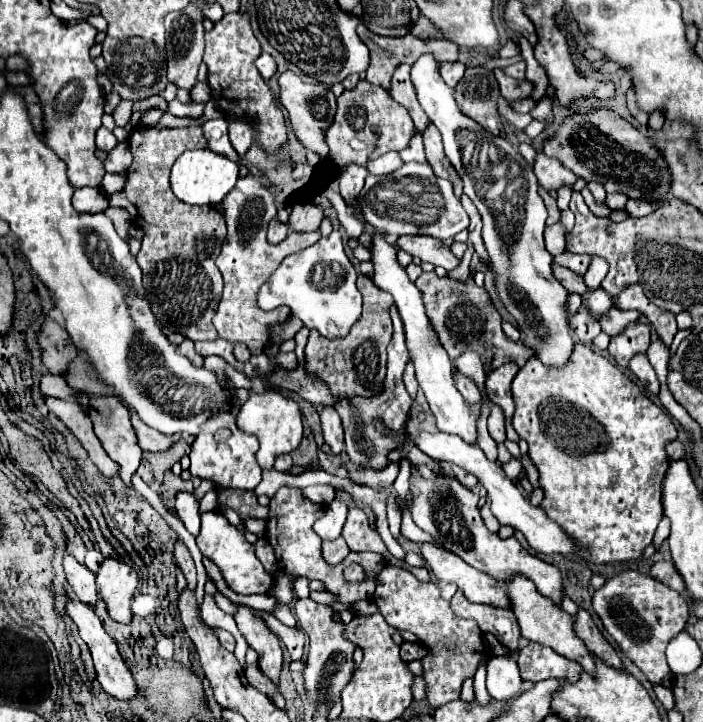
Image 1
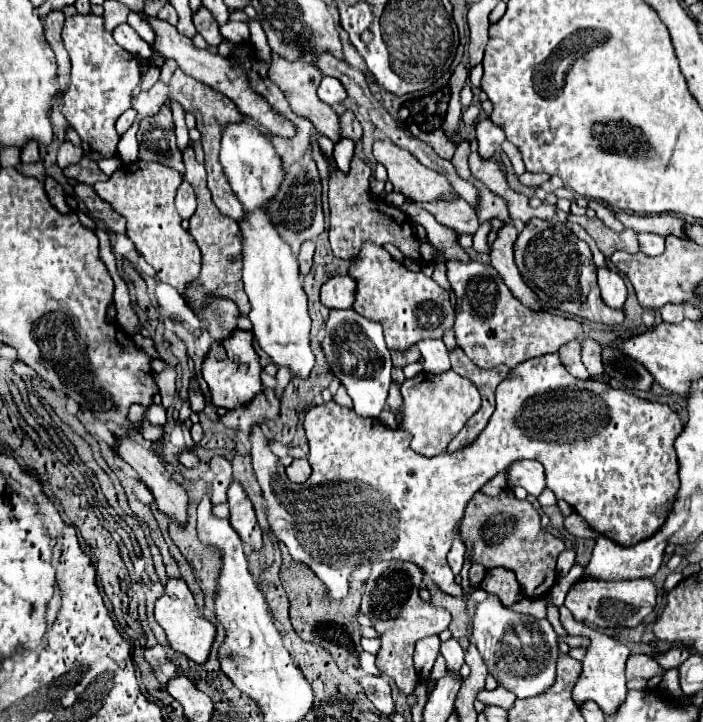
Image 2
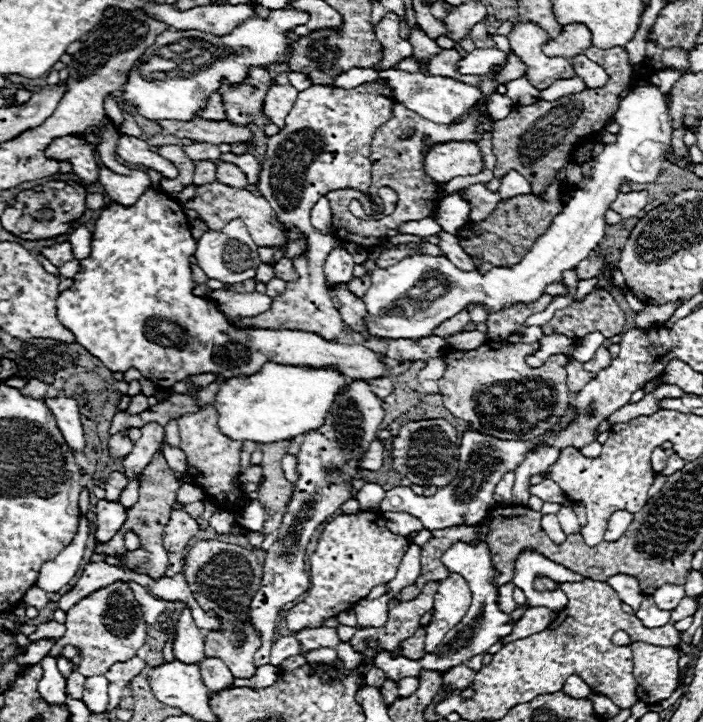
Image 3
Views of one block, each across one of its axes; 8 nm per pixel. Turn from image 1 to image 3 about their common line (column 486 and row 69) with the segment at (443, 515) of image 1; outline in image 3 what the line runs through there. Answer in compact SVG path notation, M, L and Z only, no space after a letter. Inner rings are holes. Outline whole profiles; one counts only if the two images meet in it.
M518 22L508 40L514 54L528 66L528 80L534 88L544 90L556 80L576 76L572 64L566 58L548 58L542 52L542 44L550 42L550 36L540 26Z

